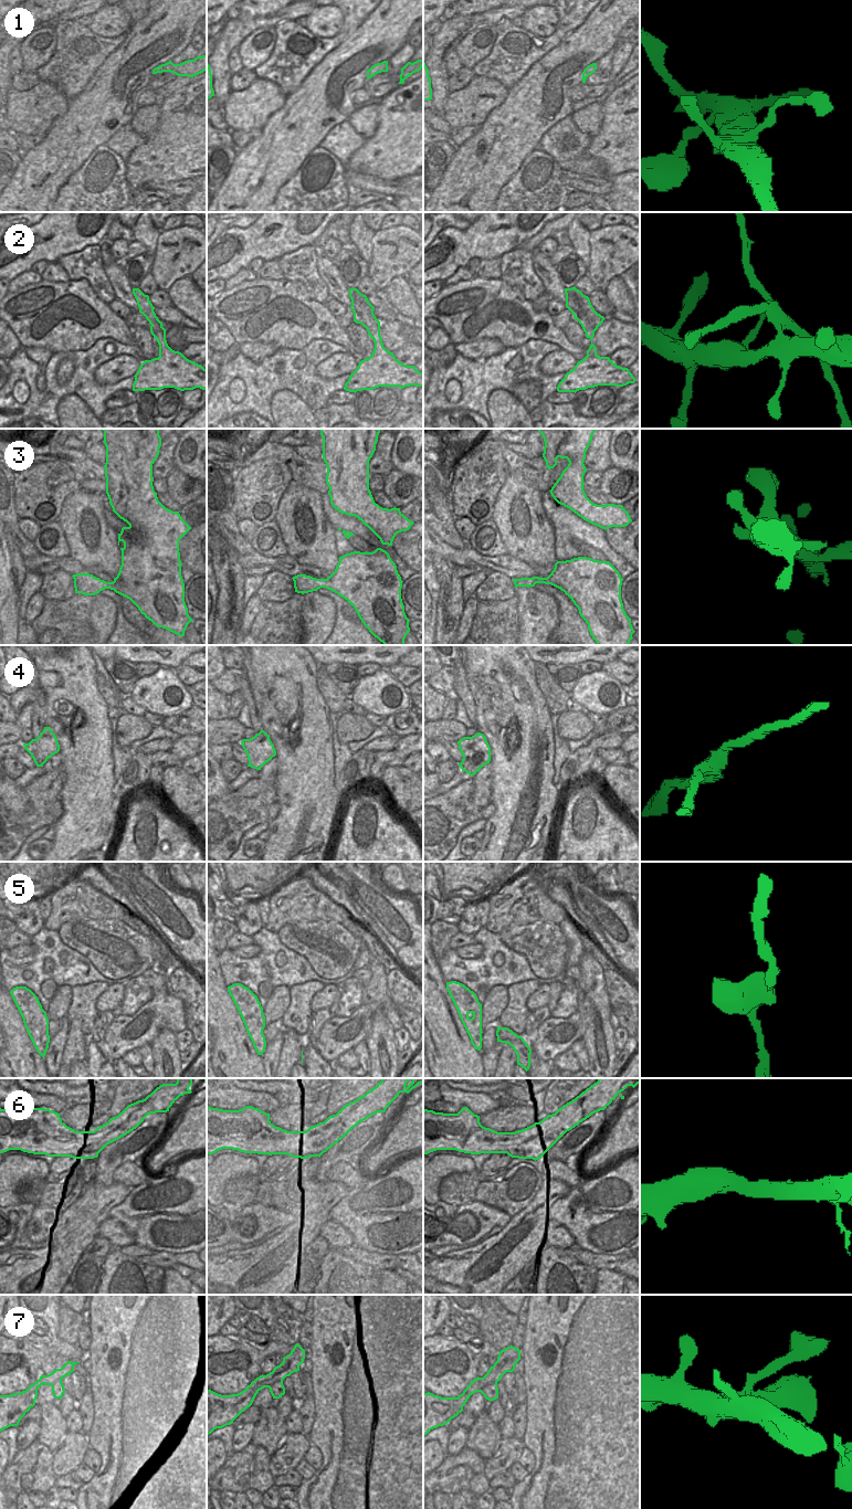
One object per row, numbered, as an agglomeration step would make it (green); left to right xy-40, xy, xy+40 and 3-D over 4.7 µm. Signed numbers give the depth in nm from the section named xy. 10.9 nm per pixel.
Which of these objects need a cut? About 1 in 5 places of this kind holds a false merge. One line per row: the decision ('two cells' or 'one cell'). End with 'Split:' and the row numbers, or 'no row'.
1: one cell
2: two cells
3: one cell
4: one cell
5: one cell
6: one cell
7: one cell
Split: 2

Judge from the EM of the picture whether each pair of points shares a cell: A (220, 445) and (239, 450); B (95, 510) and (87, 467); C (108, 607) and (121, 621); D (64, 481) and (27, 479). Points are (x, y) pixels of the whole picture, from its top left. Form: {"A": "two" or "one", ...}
{"A": "one", "B": "two", "C": "two", "D": "one"}

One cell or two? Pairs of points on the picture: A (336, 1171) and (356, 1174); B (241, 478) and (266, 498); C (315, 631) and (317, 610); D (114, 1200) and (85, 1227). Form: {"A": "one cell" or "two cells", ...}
{"A": "one cell", "B": "one cell", "C": "one cell", "D": "one cell"}

